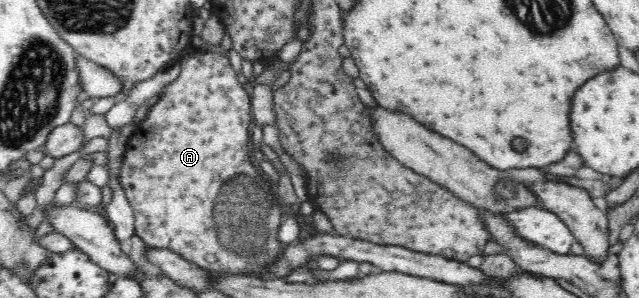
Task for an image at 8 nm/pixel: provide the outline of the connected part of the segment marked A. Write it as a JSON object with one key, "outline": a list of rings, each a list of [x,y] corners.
{"outline":[[[194,50],[180,61],[180,73],[178,77],[164,87],[164,96],[151,108],[147,119],[138,125],[138,130],[127,141],[123,152],[123,163],[119,169],[120,184],[125,191],[127,200],[132,206],[135,217],[135,234],[142,238],[144,244],[150,248],[170,249],[180,257],[199,265],[200,268],[216,274],[242,274],[256,276],[258,278],[274,278],[271,275],[271,267],[283,254],[285,245],[278,240],[281,221],[289,212],[285,205],[281,205],[275,185],[270,185],[265,179],[265,173],[260,174],[250,160],[252,150],[253,114],[250,95],[242,87],[228,56],[212,51]]]}

